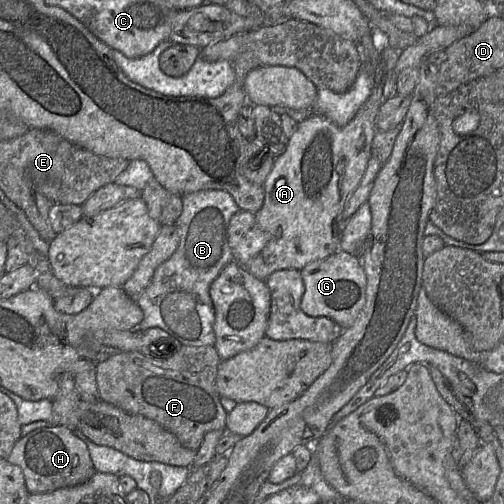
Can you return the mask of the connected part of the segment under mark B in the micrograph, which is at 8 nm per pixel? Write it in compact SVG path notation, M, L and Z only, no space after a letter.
M224 190L196 191L182 196L182 202L182 212L174 223L179 235L179 244L172 256L156 268L149 285L139 297L137 304L143 311L144 317L134 330L139 332L150 328L160 328L182 345L214 346L215 312L209 288L221 270L234 260L228 244L227 231L231 217L240 208L232 196Z

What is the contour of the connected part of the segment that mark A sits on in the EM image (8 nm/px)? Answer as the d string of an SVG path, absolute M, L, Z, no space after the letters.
M377 84L357 114L344 126L338 126L316 112L298 123L296 131L288 139L285 152L274 159L272 169L264 181L264 202L255 213L255 218L259 228L269 233L270 239L244 266L246 271L265 281L277 270L301 270L313 261L340 251L341 236L347 222L342 215L344 205L365 173L376 134L376 117L385 101L383 88Z

